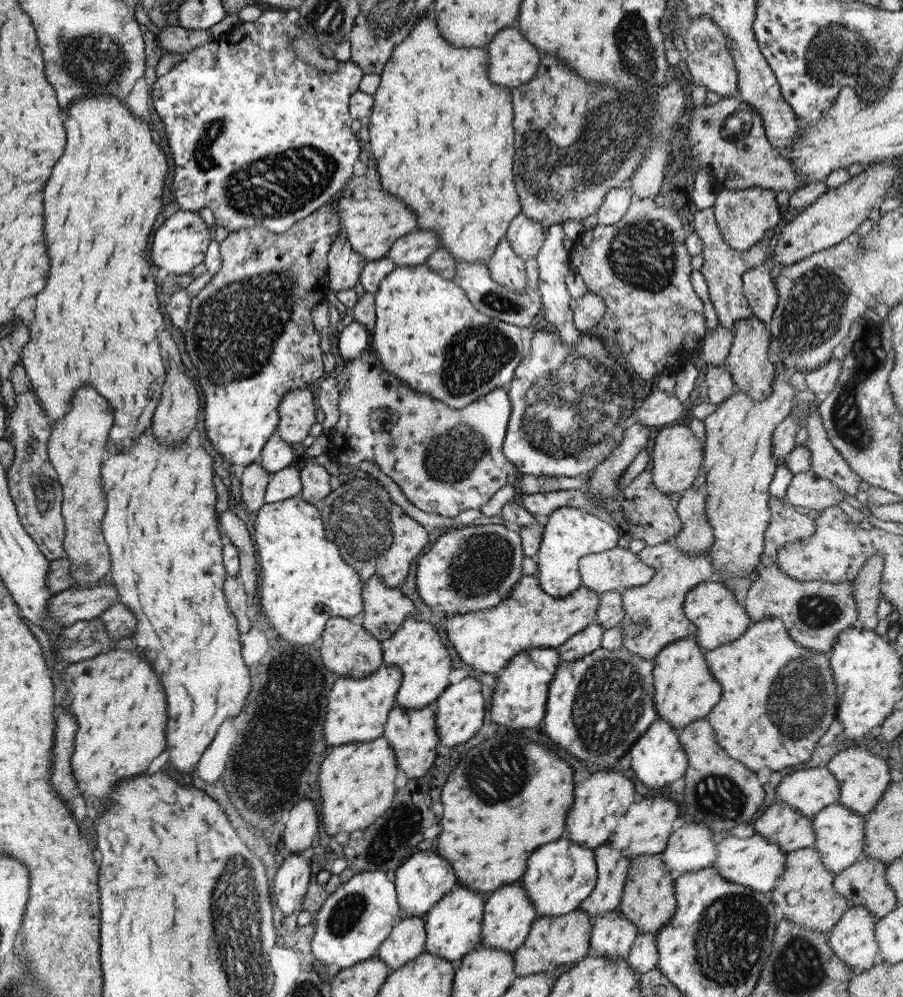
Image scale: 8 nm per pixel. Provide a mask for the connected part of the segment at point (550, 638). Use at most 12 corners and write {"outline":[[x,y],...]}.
{"outline":[[522,575],[491,608],[446,620],[449,648],[497,675],[596,618],[580,585],[553,598]]}

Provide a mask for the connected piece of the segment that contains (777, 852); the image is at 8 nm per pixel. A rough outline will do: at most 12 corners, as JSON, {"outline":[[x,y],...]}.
{"outline":[[754,833],[722,835],[711,864],[722,879],[771,891],[779,846]]}

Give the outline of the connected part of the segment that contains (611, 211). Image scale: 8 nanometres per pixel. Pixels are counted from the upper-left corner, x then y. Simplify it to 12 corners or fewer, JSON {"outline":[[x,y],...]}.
{"outline":[[608,190],[596,212],[597,225],[611,226],[625,214],[633,190]]}

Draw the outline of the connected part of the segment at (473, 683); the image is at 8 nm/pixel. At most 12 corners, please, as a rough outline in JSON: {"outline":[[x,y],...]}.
{"outline":[[466,677],[433,702],[440,744],[473,738],[485,716],[481,683]]}

